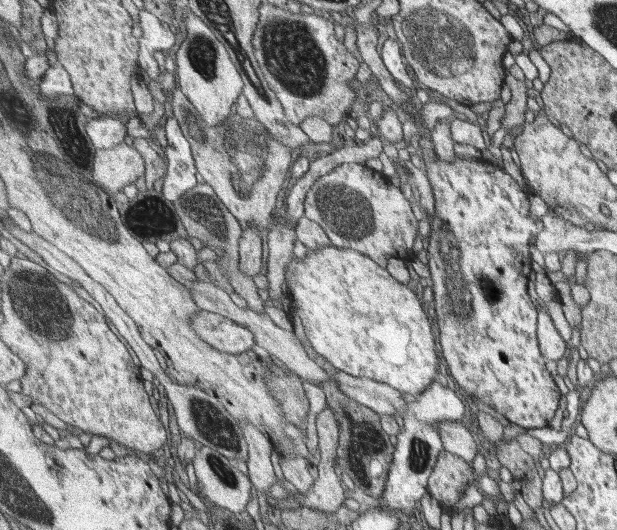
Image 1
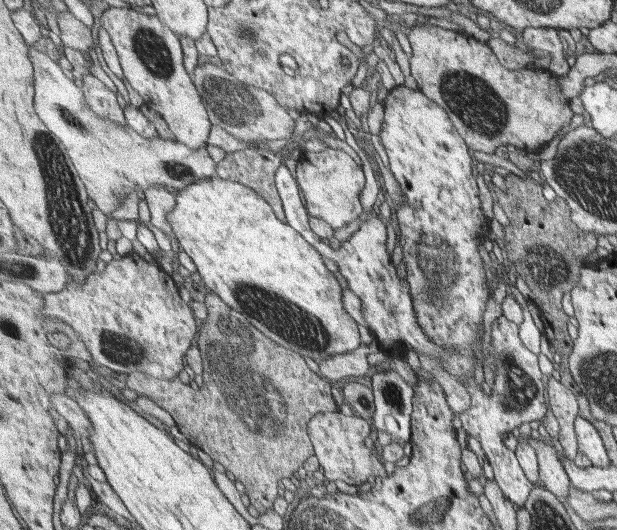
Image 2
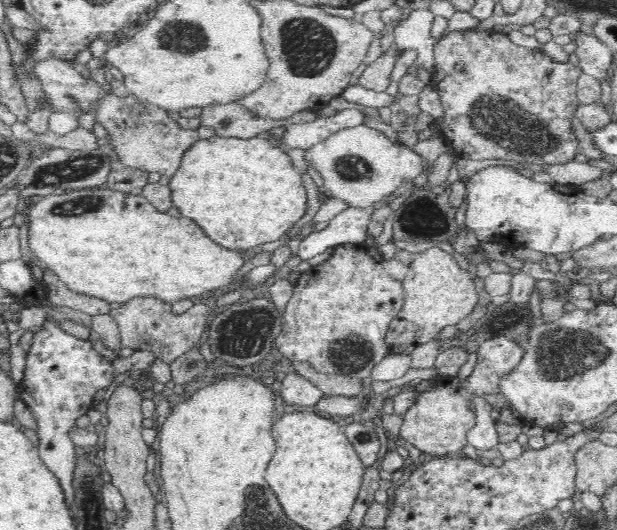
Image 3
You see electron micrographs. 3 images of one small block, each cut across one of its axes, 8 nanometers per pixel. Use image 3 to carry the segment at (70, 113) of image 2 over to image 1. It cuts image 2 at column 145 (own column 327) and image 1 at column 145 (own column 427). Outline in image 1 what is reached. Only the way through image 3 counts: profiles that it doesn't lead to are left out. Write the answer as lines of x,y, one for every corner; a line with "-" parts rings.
119,143
110,149
96,149
95,164
93,170
94,180
107,188
109,193
122,192
123,188
129,184
137,182
141,176
146,175
146,160
134,144

